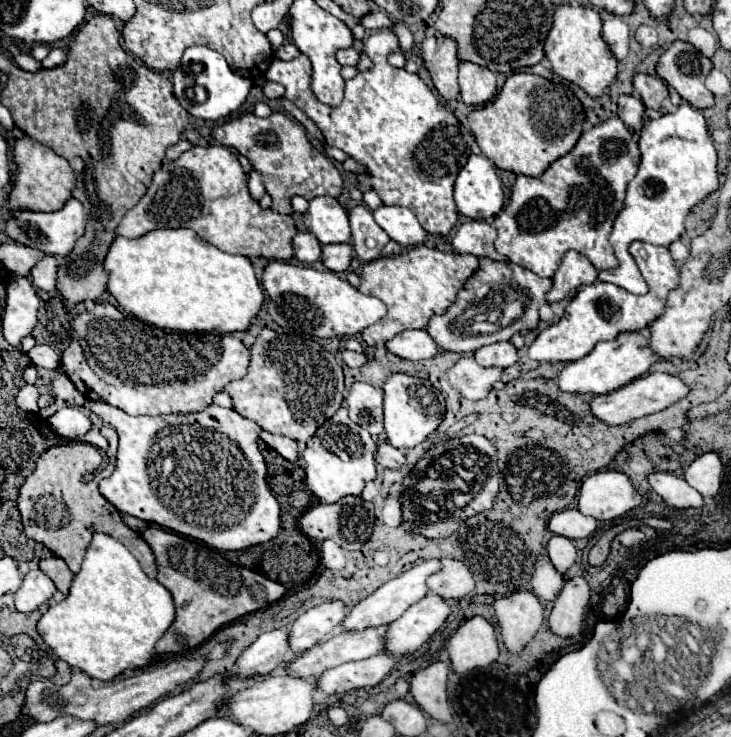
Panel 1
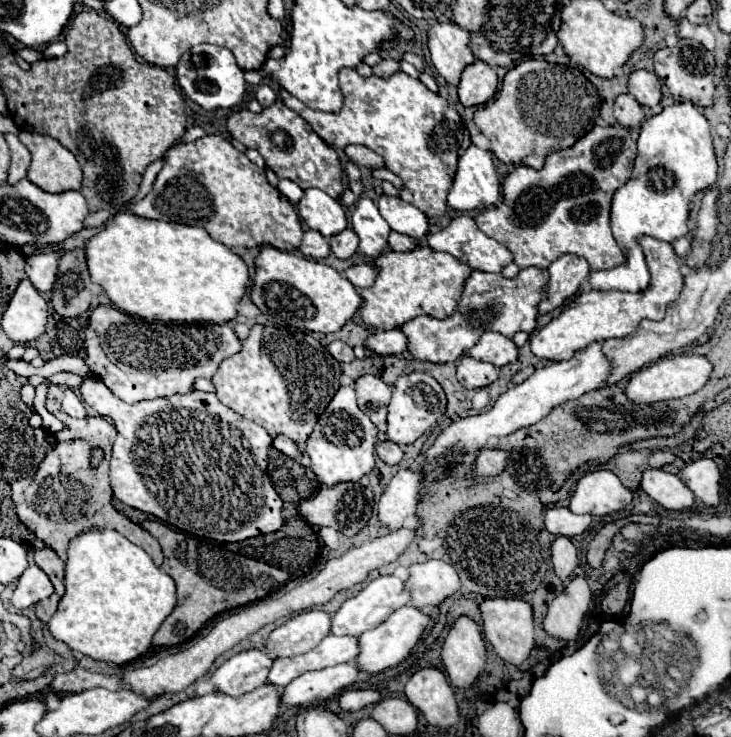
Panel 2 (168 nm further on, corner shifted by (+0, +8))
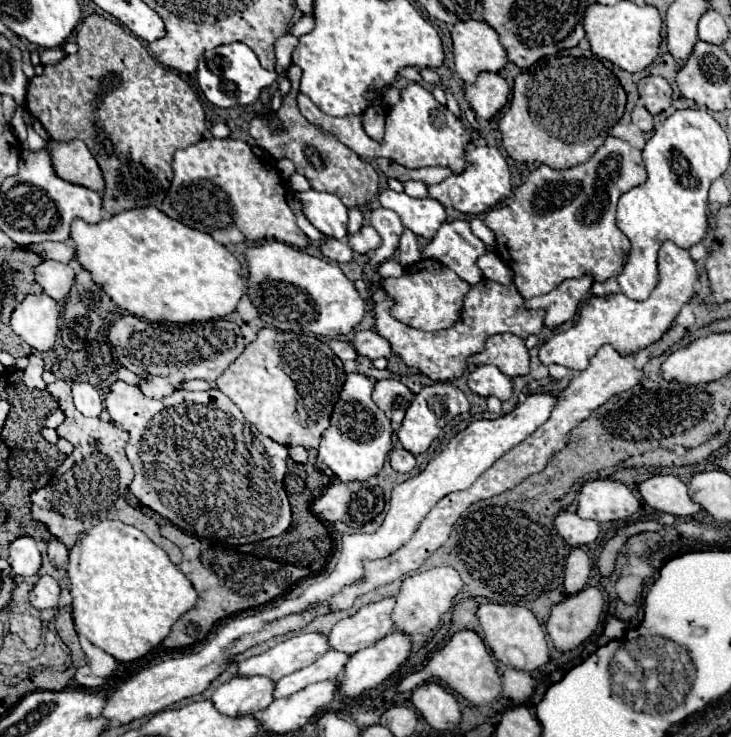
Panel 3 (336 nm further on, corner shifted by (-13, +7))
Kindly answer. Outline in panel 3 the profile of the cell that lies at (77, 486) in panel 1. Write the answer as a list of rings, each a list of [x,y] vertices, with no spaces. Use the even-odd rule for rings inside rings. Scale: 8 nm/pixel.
[[[57,380],[47,386],[49,394],[57,400],[61,410],[65,412],[65,422],[57,428],[57,434],[69,440],[75,450],[63,460],[63,464],[55,470],[51,482],[35,492],[31,492],[31,516],[33,520],[47,526],[47,530],[69,550],[75,546],[81,532],[93,528],[103,520],[121,520],[145,532],[159,548],[167,552],[173,564],[181,562],[181,550],[167,538],[159,534],[159,526],[153,518],[141,514],[141,510],[131,508],[125,502],[127,486],[133,480],[133,468],[125,456],[125,444],[129,434],[115,426],[113,422],[101,418],[85,418],[71,400],[71,384],[65,380]]]

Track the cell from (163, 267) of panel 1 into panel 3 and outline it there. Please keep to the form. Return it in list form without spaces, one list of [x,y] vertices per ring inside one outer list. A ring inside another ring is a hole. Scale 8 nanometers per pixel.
[[[153,206],[119,212],[109,220],[87,224],[75,220],[71,228],[71,240],[75,242],[77,260],[87,268],[97,286],[101,286],[111,300],[133,316],[149,322],[209,322],[219,320],[235,312],[239,300],[245,296],[245,278],[241,276],[241,262],[207,232],[193,230]]]

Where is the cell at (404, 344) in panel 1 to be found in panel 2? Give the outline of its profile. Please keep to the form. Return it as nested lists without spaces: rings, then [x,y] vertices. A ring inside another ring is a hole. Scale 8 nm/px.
[[[400,329],[374,331],[364,341],[364,347],[368,347],[376,355],[398,355],[406,351],[406,335]]]

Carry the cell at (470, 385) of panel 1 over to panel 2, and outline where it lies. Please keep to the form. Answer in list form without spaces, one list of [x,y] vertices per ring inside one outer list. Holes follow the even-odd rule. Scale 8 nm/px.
[[[464,355],[458,361],[458,381],[466,389],[478,389],[478,387],[488,387],[498,379],[498,369],[492,363],[476,361],[468,355]]]

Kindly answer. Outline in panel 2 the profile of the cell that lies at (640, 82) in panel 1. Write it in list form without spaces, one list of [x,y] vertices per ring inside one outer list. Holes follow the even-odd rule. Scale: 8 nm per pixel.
[[[638,69],[628,79],[628,93],[646,107],[656,107],[660,103],[660,81],[652,71]]]

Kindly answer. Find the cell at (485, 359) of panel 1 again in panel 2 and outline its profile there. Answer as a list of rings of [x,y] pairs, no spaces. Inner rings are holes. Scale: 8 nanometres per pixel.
[[[486,331],[480,337],[480,341],[468,351],[468,355],[474,357],[476,361],[488,361],[496,367],[504,367],[508,363],[516,363],[518,347],[514,345],[512,339],[494,331]]]

